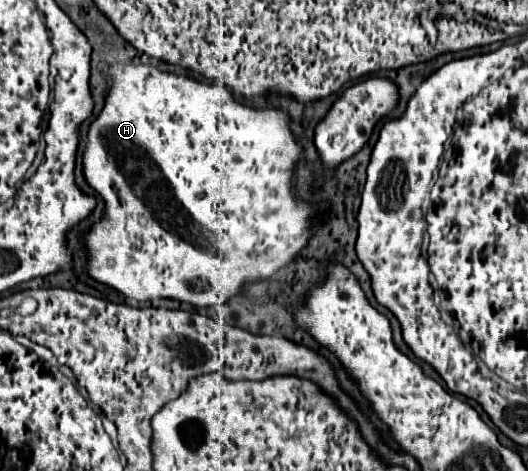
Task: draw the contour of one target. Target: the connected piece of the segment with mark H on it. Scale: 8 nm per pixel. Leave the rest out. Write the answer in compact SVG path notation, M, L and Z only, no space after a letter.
M113 64L109 68L111 88L107 94L107 102L103 112L97 116L95 122L89 126L89 134L85 140L85 154L83 154L83 168L85 178L105 200L105 218L87 234L87 248L89 248L89 262L87 272L97 282L103 282L129 298L135 300L153 300L153 298L175 298L181 302L189 302L193 306L211 306L211 298L215 304L227 302L227 298L235 296L243 282L253 282L259 278L269 278L281 266L289 264L293 256L307 244L311 232L309 226L317 222L319 210L325 206L311 206L305 202L297 202L291 196L291 178L293 166L301 156L301 148L295 144L289 118L281 110L253 110L233 100L231 92L225 84L199 84L185 76L165 74L157 68L149 68L143 64Z

